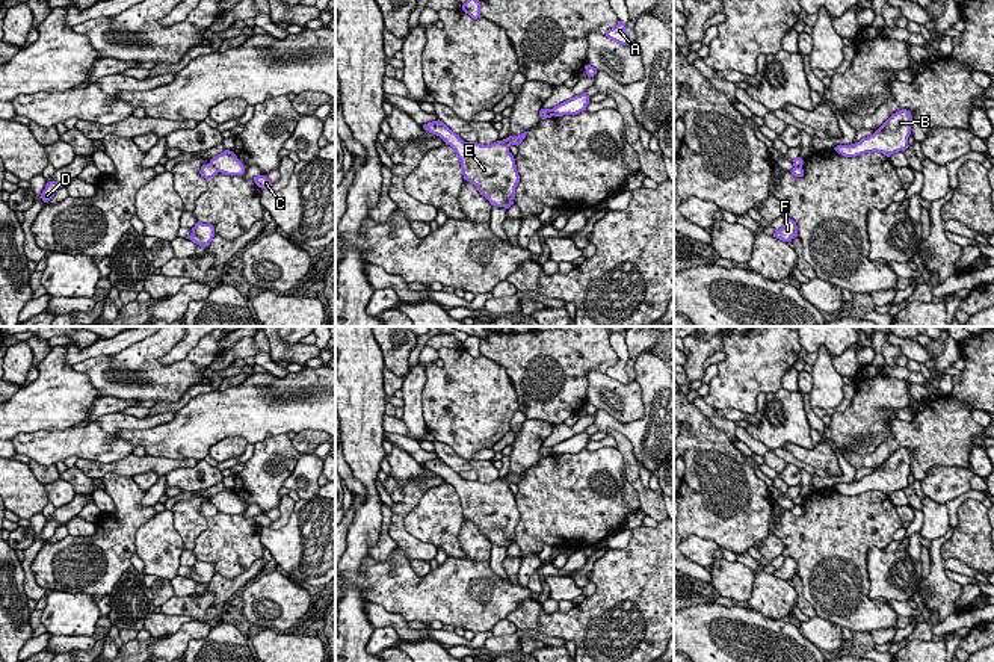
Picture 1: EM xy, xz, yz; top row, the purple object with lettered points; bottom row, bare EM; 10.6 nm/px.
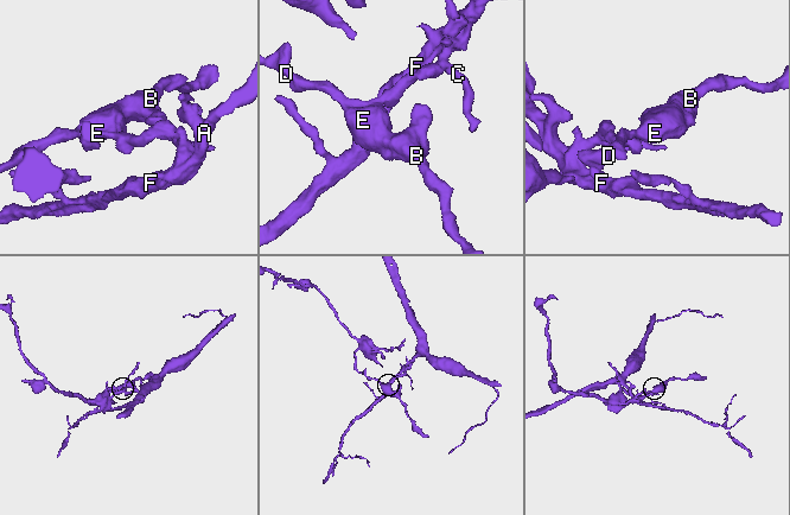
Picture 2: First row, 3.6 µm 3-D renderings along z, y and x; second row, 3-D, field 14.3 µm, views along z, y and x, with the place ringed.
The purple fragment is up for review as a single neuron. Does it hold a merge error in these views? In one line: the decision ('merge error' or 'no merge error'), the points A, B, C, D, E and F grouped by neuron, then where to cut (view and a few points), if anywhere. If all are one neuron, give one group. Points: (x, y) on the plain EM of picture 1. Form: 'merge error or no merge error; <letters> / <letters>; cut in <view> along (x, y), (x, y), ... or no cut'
merge error; A C F / B D E; cut in xy along (210, 501), (218, 510)

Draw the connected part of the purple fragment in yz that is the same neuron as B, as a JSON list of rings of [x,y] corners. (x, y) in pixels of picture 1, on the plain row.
[[[902,447],[893,452],[873,473],[850,484],[837,484],[834,488],[844,496],[857,496],[875,490],[890,496],[909,485],[911,459],[911,450]]]

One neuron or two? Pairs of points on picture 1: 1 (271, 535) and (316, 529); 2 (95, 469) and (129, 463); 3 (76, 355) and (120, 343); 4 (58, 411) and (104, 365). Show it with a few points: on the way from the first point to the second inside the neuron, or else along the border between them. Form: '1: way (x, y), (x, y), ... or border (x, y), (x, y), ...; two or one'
1: way (281, 535), (305, 529); one
2: way (103, 469), (121, 467); one
3: way (86, 352), (100, 346), (109, 346); one
4: border (71, 366), (83, 372), (101, 396); two

